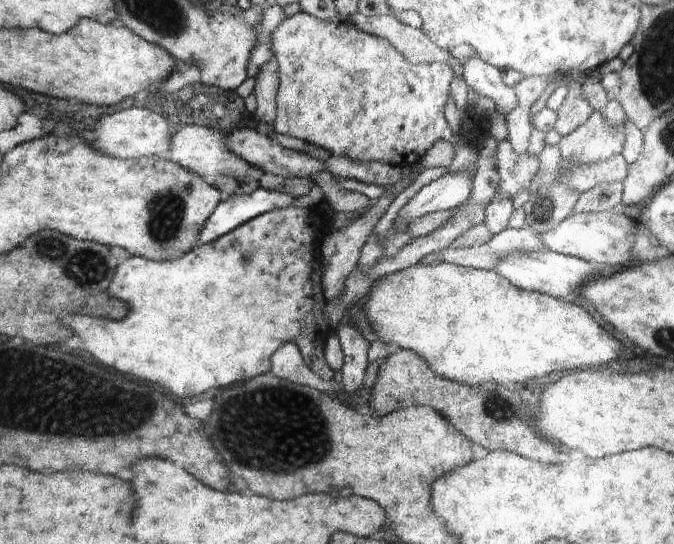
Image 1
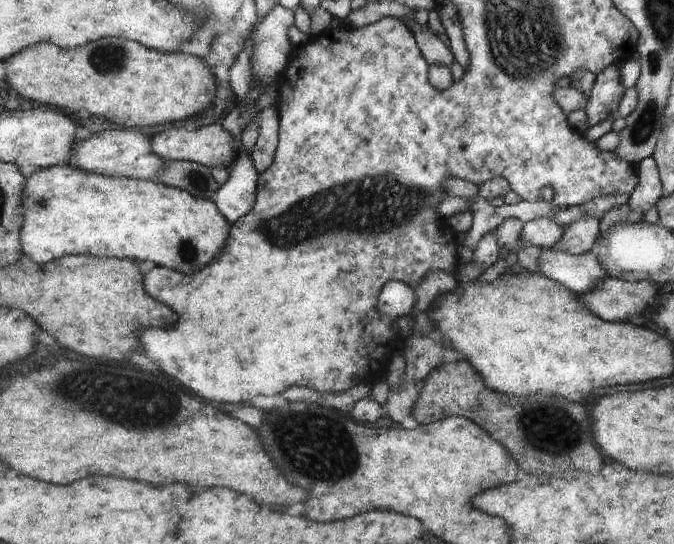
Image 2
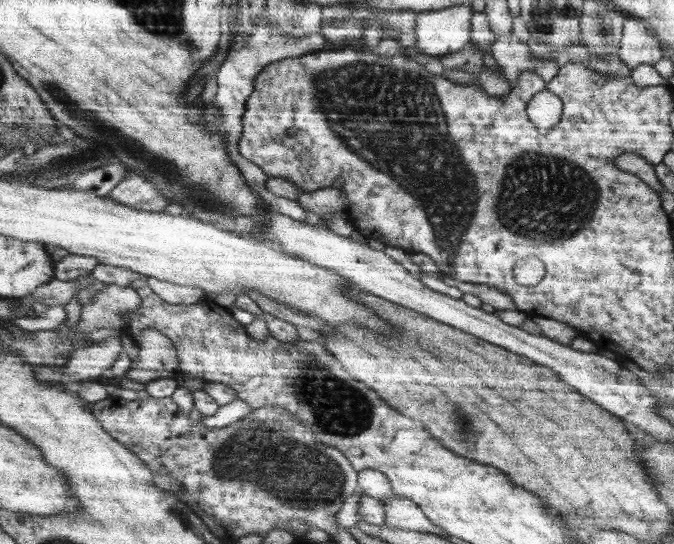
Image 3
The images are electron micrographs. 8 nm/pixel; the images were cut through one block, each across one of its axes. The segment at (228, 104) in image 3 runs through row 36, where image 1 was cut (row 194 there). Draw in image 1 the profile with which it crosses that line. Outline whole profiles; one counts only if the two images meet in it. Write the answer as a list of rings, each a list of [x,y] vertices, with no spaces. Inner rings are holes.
[[[316,184],[309,188],[307,193],[300,195],[300,197],[295,197],[288,193],[269,191],[260,186],[254,189],[250,194],[240,191],[231,197],[225,198],[224,202],[218,206],[210,217],[208,217],[206,225],[203,226],[202,234],[200,234],[200,244],[203,245],[210,241],[216,241],[220,237],[223,237],[224,234],[230,233],[231,230],[238,228],[240,225],[246,224],[248,221],[254,220],[256,217],[262,216],[268,211],[283,209],[294,205],[298,208],[306,207],[308,209],[322,205],[324,203],[324,198],[325,196],[322,189]]]

